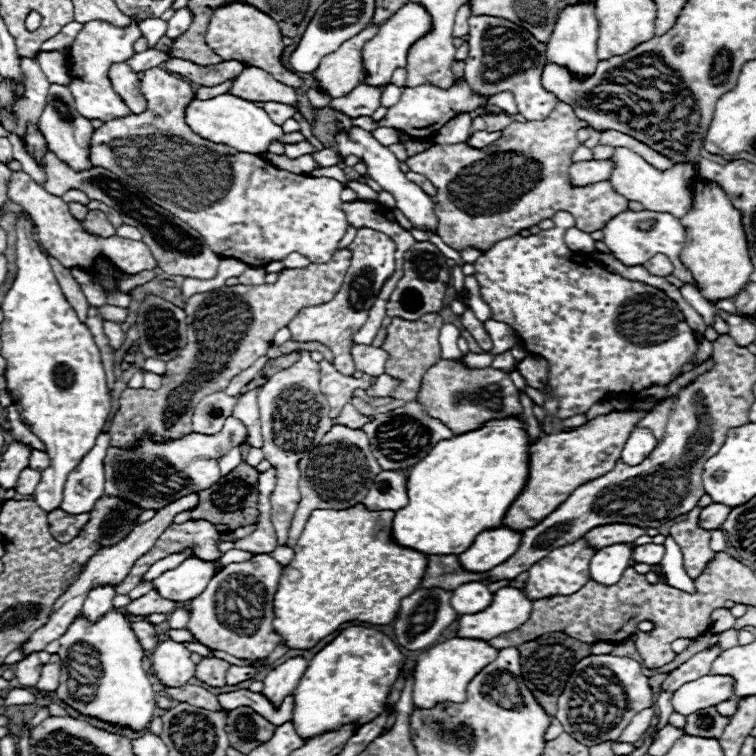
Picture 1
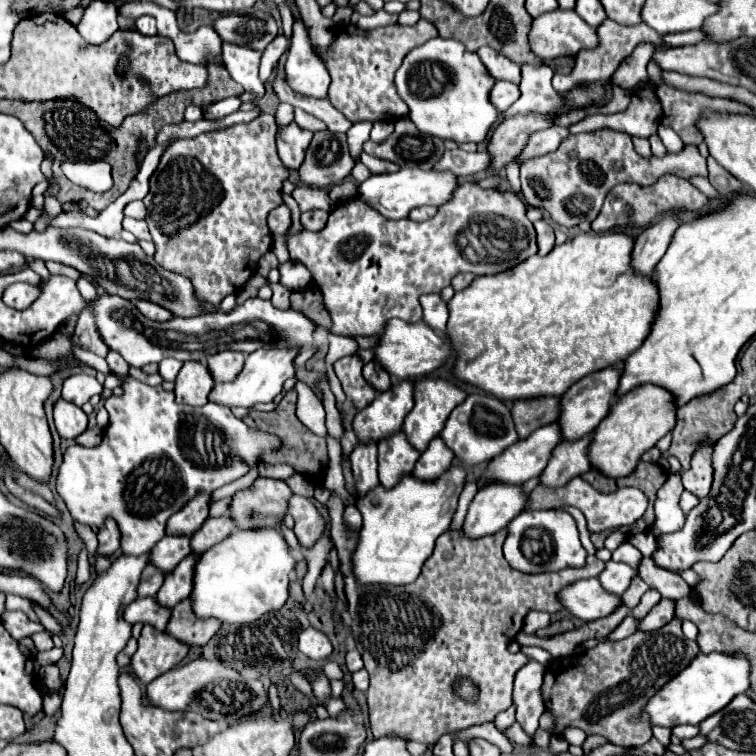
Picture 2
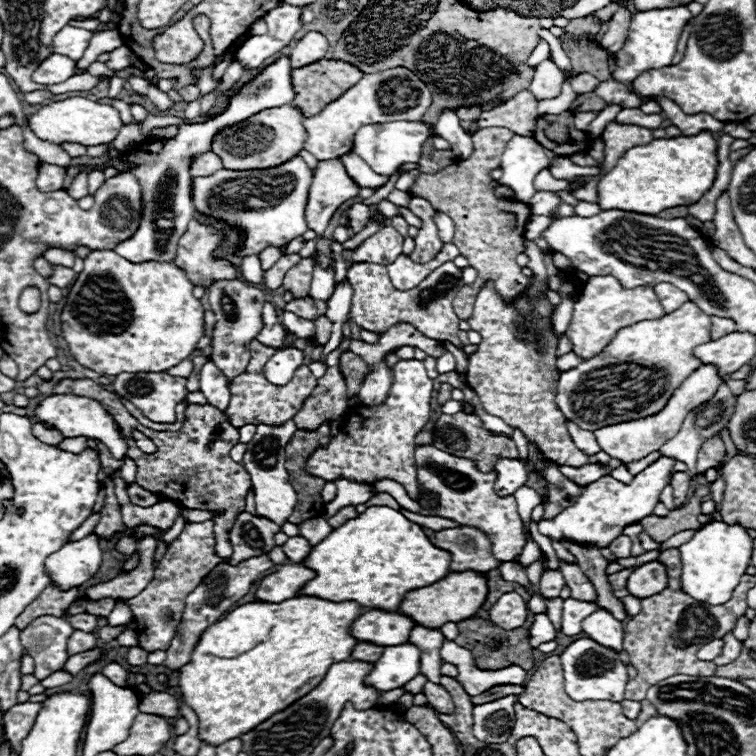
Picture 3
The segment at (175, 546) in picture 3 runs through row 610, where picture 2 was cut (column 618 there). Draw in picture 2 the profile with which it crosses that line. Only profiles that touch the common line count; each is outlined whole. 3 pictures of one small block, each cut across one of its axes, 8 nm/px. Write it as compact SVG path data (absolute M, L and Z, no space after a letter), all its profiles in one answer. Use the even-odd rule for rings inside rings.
M604 128L596 132L570 136L560 144L558 150L520 164L524 200L534 208L546 210L550 218L564 228L578 226L582 220L592 222L600 214L606 194L616 184L634 182L648 186L664 174L676 174L680 178L708 176L706 158L700 156L696 146L684 146L678 154L668 152L664 158L642 158L634 150L632 138L628 134Z

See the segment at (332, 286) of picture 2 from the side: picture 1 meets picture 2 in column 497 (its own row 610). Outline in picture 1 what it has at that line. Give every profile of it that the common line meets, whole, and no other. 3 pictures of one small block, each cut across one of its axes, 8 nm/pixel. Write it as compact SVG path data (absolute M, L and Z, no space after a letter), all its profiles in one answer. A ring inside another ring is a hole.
M256 554L248 562L228 564L218 572L208 588L192 598L190 602L190 630L202 644L228 652L236 658L260 660L266 658L282 638L274 632L274 594L278 590L278 580L282 576L282 566L268 554Z

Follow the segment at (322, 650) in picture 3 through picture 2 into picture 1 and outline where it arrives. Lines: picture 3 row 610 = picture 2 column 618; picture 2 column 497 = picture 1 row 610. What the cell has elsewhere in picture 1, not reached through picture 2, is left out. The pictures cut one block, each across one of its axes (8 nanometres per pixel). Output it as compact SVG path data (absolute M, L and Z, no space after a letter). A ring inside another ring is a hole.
M356 504L346 510L314 510L294 548L294 560L282 570L274 596L274 630L288 648L312 648L320 638L338 630L342 622L360 620L368 624L390 624L396 618L400 600L412 594L426 572L428 556L400 546L392 538L392 510L368 510Z

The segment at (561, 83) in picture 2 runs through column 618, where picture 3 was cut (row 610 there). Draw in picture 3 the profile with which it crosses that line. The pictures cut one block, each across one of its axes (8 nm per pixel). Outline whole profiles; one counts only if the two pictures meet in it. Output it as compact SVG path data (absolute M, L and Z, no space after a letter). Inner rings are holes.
M50 584L14 622L14 626L22 632L36 616L50 614L50 616L62 616L72 602L76 602L80 588L60 590L56 584Z

